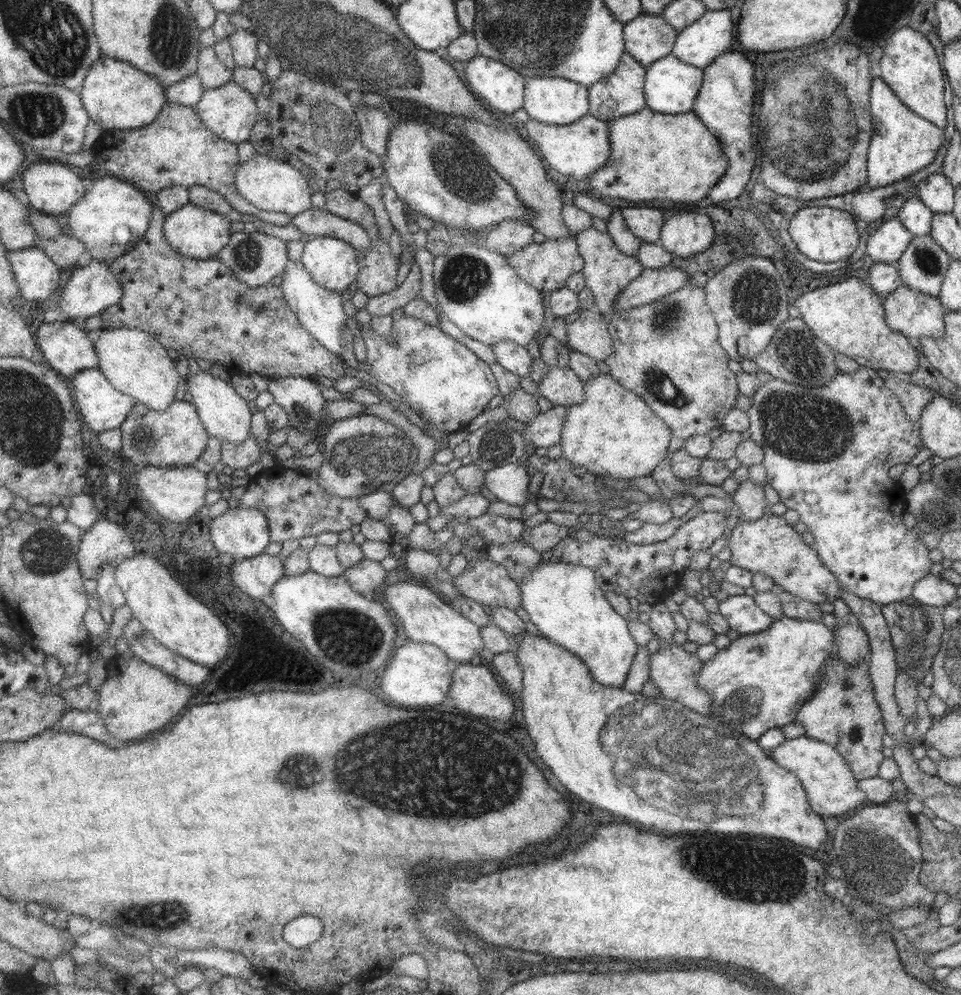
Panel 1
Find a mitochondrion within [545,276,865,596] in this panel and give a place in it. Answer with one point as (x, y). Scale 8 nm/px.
(810, 426)

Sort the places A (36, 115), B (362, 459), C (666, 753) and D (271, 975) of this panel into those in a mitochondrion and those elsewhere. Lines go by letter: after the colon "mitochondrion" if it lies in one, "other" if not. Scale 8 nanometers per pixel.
A: mitochondrion
B: mitochondrion
C: mitochondrion
D: other

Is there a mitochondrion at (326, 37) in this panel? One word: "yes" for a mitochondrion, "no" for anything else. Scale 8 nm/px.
yes

